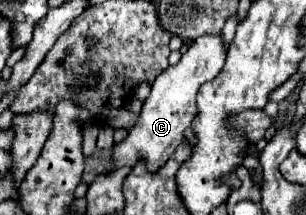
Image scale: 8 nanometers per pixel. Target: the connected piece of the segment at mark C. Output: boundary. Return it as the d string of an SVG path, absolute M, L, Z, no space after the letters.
M222 32L218 34L202 34L196 38L188 50L182 54L182 60L176 66L170 66L162 76L158 76L152 84L150 96L144 100L140 120L134 128L130 128L128 138L114 146L112 160L114 166L134 166L138 158L148 162L150 170L158 170L178 148L178 144L186 138L186 128L196 118L196 94L200 86L212 80L226 60L228 48L224 44Z

